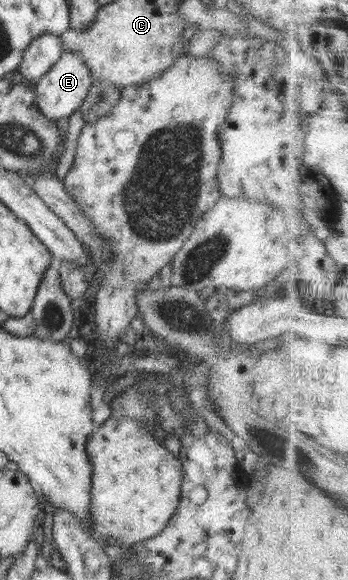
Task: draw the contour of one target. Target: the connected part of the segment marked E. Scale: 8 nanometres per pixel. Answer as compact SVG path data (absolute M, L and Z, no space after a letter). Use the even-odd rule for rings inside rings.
M64 50L56 64L33 85L39 111L49 120L60 120L64 116L70 116L83 105L92 84L90 69L79 54L72 50Z

